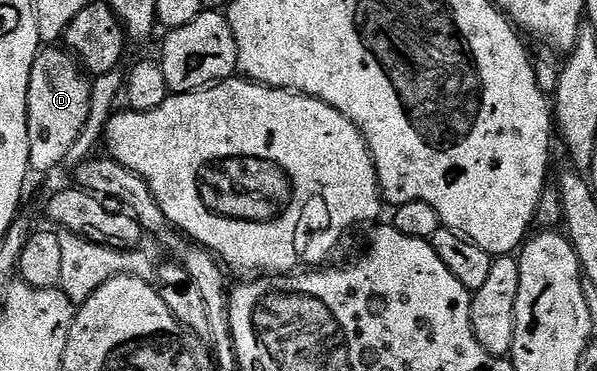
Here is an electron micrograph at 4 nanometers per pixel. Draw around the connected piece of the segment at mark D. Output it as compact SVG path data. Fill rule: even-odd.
M55 46L42 49L30 74L26 126L29 131L30 166L34 173L43 174L64 163L89 116L90 81L70 53L57 49Z

